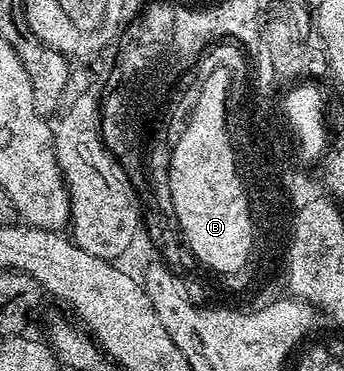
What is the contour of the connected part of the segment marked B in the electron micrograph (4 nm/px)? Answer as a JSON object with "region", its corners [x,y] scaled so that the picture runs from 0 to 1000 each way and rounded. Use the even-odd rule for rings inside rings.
{"region":[[[619,194],[605,210],[605,221],[581,218],[549,326],[515,380],[497,388],[491,488],[523,636],[564,704],[651,739],[712,701],[712,668],[724,668],[724,582],[712,582],[712,528],[701,528],[689,474],[677,474],[677,420],[666,420],[666,388],[654,388],[660,310],[642,291],[654,291],[654,261],[672,253],[654,237],[654,194]]]}

